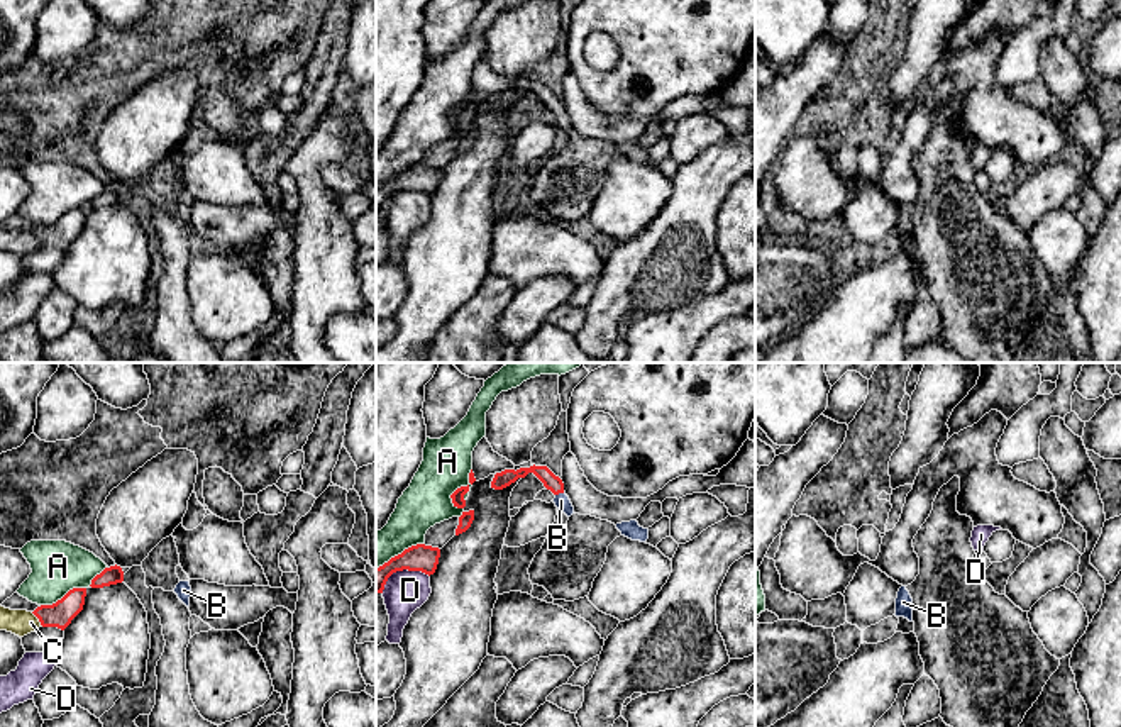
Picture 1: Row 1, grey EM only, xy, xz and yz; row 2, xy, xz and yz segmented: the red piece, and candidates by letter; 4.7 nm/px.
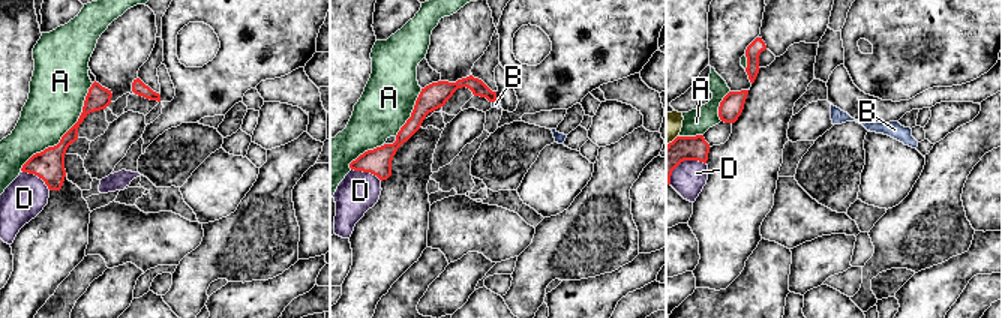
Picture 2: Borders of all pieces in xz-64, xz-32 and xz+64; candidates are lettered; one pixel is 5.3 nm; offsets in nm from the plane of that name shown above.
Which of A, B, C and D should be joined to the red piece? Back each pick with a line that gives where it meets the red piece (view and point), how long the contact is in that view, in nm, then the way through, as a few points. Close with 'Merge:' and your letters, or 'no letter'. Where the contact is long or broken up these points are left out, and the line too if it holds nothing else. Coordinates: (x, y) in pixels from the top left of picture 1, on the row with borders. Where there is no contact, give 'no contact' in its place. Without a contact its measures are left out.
B: contact xz (559, 492); length 50 nm; way xz (551, 482), (559, 492), (561, 500)
Merge: B

